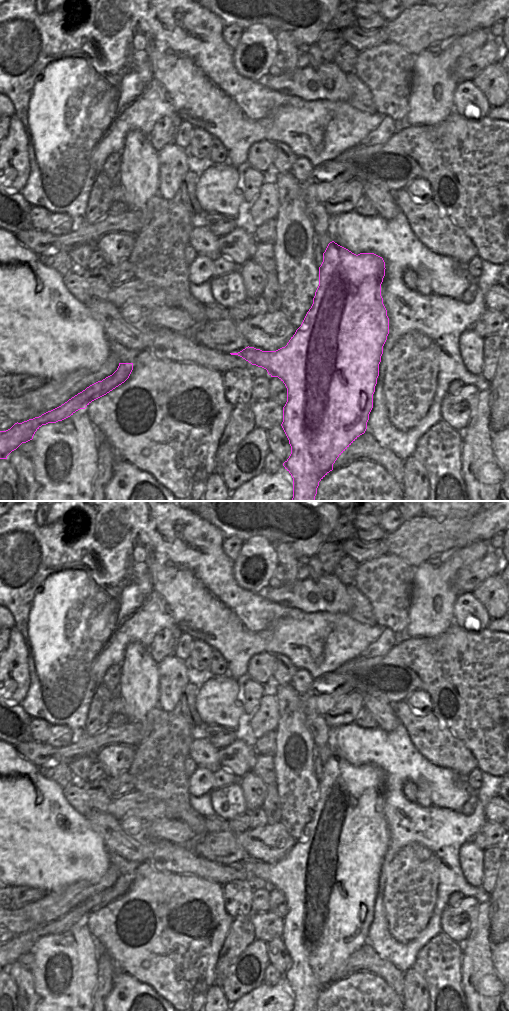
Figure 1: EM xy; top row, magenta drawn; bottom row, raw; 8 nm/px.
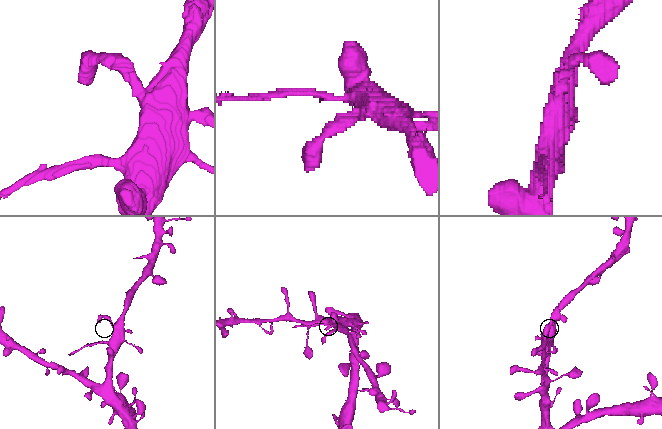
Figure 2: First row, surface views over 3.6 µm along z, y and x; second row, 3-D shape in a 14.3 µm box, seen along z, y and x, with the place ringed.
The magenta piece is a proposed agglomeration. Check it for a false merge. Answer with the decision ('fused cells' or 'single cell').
fused cells

